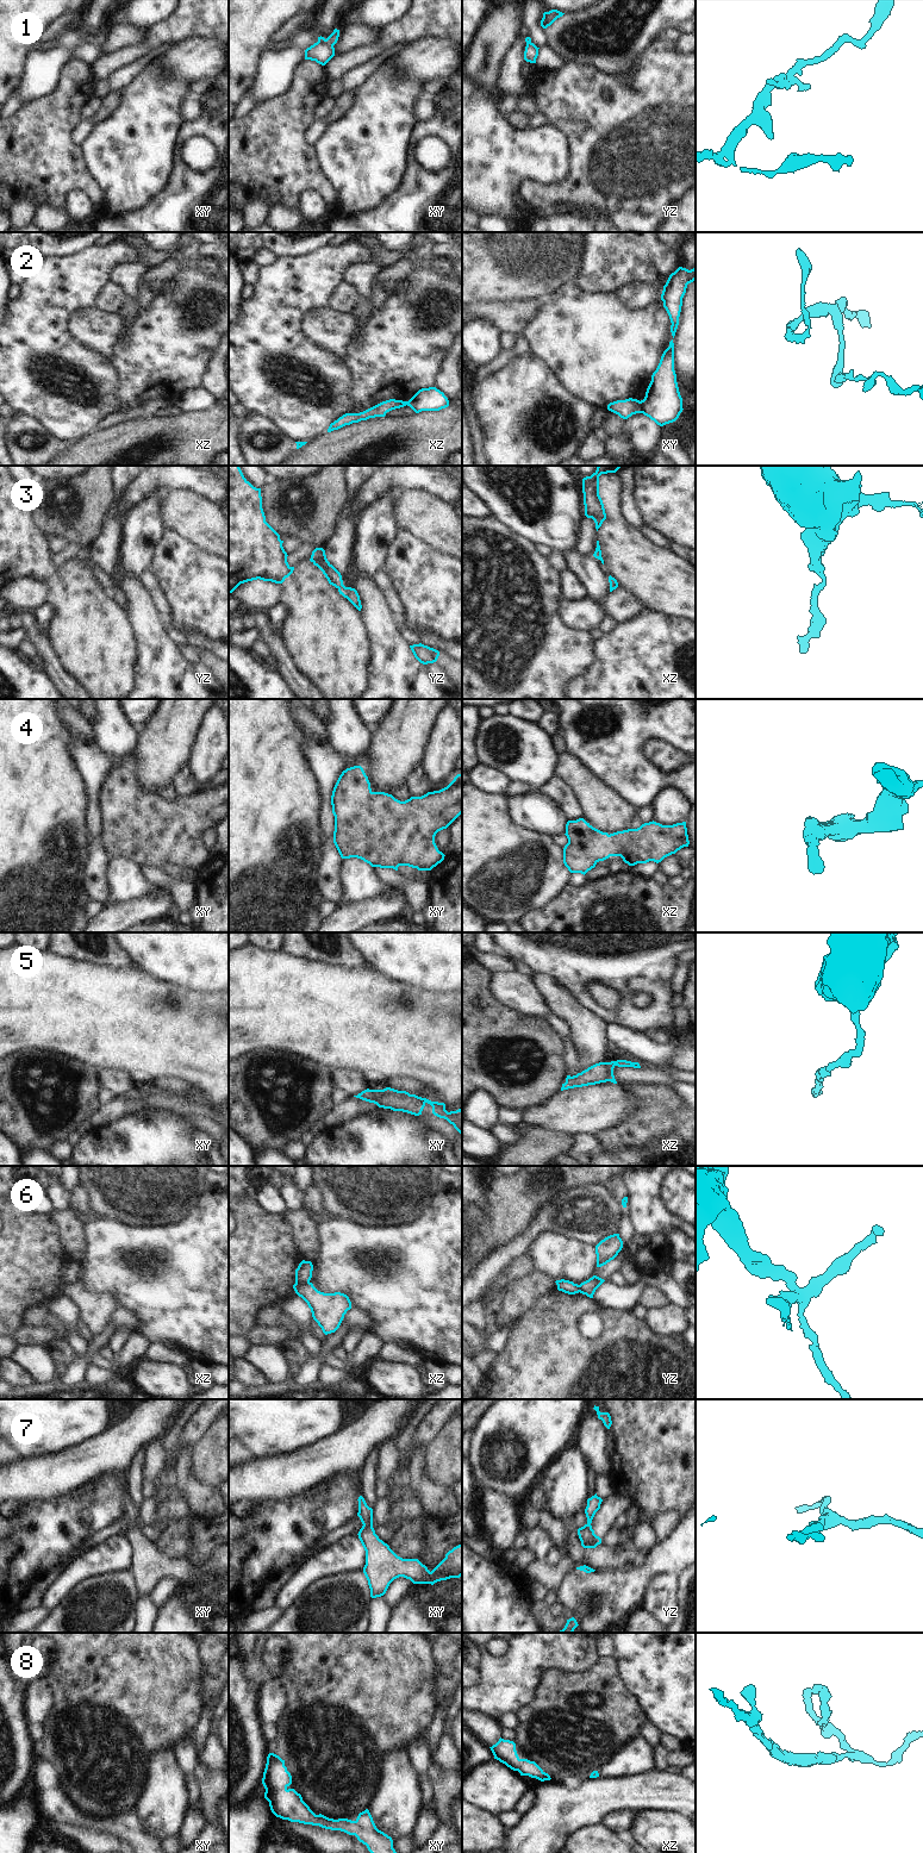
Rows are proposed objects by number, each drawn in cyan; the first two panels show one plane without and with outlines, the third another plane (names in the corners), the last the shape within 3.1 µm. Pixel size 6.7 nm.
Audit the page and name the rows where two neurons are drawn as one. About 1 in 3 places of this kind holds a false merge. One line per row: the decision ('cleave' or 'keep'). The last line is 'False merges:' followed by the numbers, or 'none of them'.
1: keep
2: cleave
3: keep
4: keep
5: keep
6: cleave
7: keep
8: keep
False merges: 2, 6

